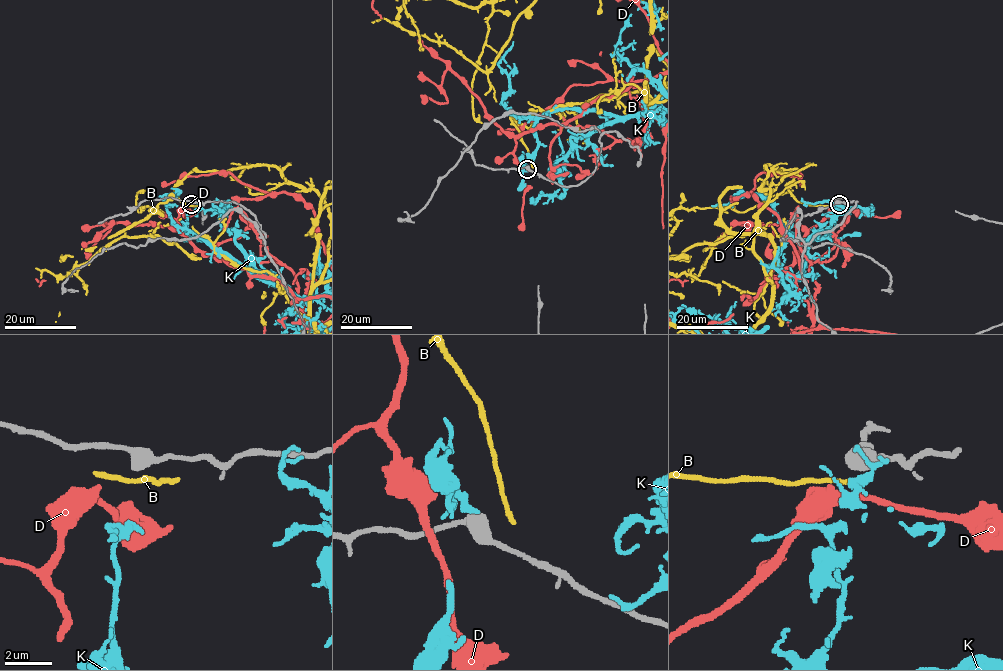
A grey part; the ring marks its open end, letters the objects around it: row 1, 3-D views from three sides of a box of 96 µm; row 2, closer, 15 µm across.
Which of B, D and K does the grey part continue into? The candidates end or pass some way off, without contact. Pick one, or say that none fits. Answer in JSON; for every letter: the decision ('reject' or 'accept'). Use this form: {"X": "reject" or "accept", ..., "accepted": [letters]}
{"B": "reject", "D": "reject", "K": "reject", "accepted": []}

